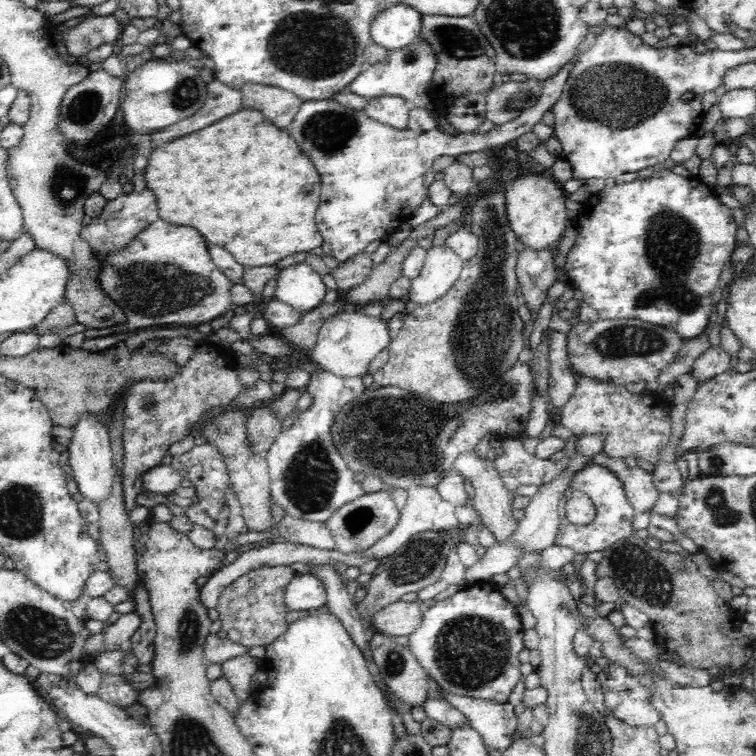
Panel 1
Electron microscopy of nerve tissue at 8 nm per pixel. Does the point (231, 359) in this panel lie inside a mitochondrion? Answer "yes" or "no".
no

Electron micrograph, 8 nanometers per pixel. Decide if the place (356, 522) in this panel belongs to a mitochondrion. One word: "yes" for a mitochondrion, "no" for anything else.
yes

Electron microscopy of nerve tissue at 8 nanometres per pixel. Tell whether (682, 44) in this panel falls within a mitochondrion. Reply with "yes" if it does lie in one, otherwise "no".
no

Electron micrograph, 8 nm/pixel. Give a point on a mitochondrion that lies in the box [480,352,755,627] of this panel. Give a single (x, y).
(642, 575)

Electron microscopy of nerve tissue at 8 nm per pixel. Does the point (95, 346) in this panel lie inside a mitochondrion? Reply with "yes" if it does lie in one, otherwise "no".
no

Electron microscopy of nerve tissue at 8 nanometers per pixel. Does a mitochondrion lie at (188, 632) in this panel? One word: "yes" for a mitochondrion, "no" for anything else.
yes

